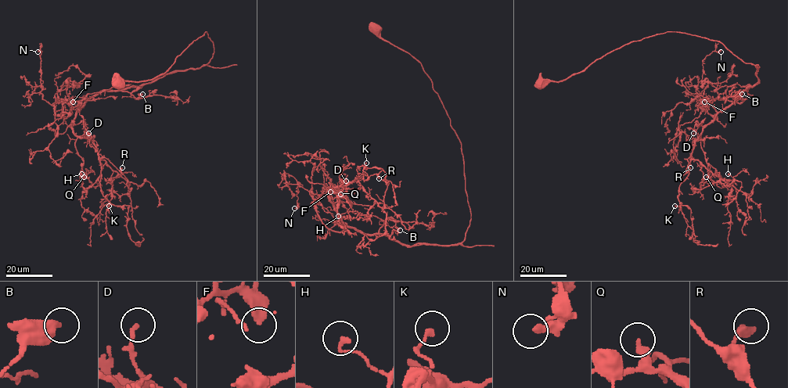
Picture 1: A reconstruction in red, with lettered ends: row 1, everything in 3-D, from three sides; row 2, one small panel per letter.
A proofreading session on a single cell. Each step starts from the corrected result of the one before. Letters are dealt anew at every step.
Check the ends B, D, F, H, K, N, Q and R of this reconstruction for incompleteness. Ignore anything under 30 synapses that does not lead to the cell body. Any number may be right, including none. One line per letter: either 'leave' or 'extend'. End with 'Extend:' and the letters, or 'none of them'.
B: leave
D: leave
F: leave
H: leave
K: leave
N: leave
Q: leave
R: leave
Extend: none of them

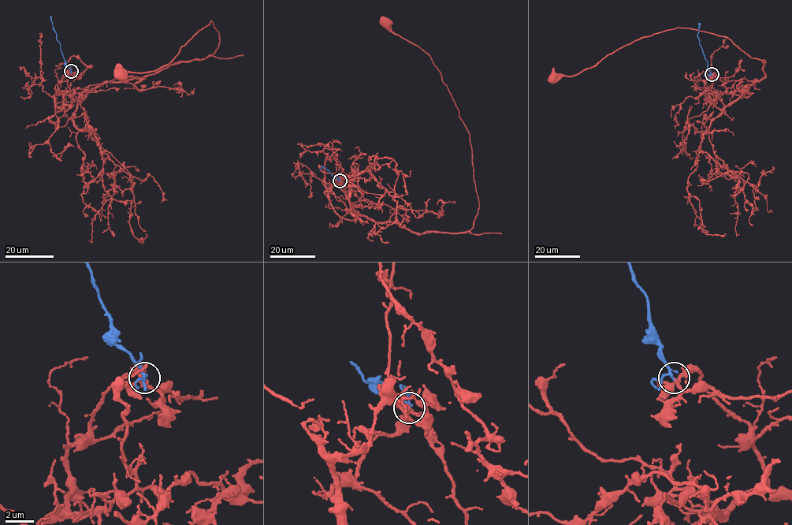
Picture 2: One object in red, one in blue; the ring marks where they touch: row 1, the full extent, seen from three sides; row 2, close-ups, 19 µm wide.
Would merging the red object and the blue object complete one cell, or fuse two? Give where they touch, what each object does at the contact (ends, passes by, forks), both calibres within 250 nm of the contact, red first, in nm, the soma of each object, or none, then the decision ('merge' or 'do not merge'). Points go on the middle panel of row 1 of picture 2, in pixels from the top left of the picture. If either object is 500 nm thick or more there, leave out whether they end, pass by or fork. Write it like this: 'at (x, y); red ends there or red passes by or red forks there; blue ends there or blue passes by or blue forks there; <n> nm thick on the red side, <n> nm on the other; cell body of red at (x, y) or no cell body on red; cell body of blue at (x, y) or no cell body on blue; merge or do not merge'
at (340, 180); red forks there; blue forks there; 200 nm thick on the red side, 130 nm on the other; cell body of red at (385, 22); no cell body on blue; merge

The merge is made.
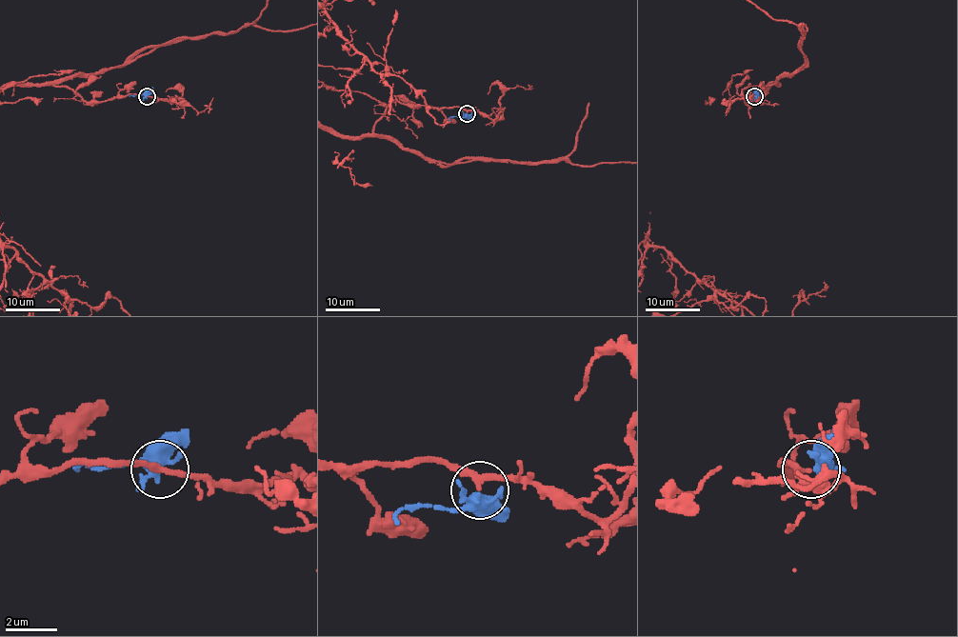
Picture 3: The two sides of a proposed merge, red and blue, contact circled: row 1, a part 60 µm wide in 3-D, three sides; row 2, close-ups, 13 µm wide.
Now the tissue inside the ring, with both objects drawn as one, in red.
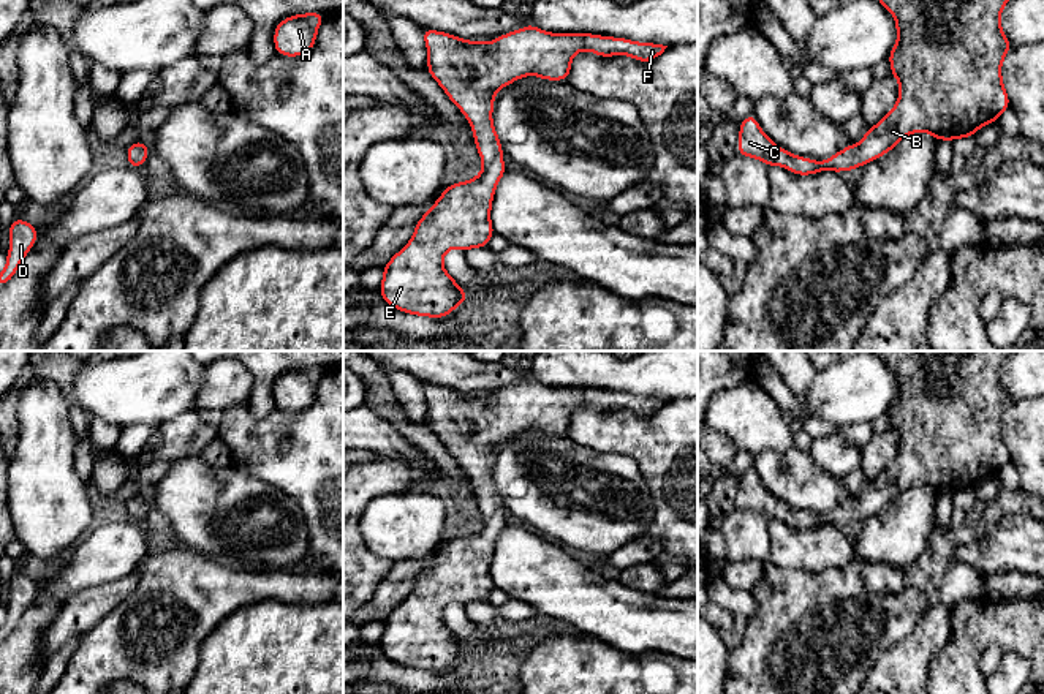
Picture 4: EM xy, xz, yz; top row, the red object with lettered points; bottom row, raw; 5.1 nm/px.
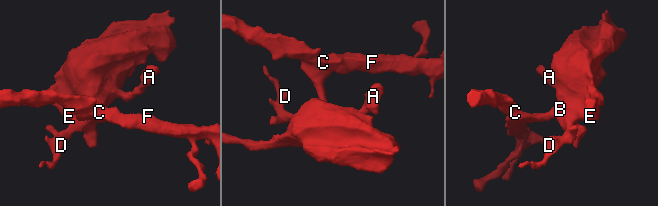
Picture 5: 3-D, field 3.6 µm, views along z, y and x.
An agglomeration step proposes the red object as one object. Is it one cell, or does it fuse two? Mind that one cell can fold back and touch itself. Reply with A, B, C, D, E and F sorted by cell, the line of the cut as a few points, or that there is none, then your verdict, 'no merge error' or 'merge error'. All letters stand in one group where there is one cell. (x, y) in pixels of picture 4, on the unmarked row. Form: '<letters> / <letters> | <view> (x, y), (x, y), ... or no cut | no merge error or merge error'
A B C D E F | no cut | no merge error

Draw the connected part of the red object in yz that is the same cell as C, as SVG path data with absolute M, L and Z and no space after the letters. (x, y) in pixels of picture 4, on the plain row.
M875 351L894 372L897 397L887 409L891 430L898 433L895 460L870 481L859 498L849 498L824 515L792 509L778 501L759 481L755 468L740 474L737 507L778 519L797 530L821 525L854 525L891 506L911 487L930 487L936 495L971 492L1011 462L1001 432L1001 419L1012 403L1000 372L1012 351Z

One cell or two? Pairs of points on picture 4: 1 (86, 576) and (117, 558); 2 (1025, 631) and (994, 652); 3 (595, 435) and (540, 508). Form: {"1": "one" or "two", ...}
{"1": "one", "2": "two", "3": "two"}

